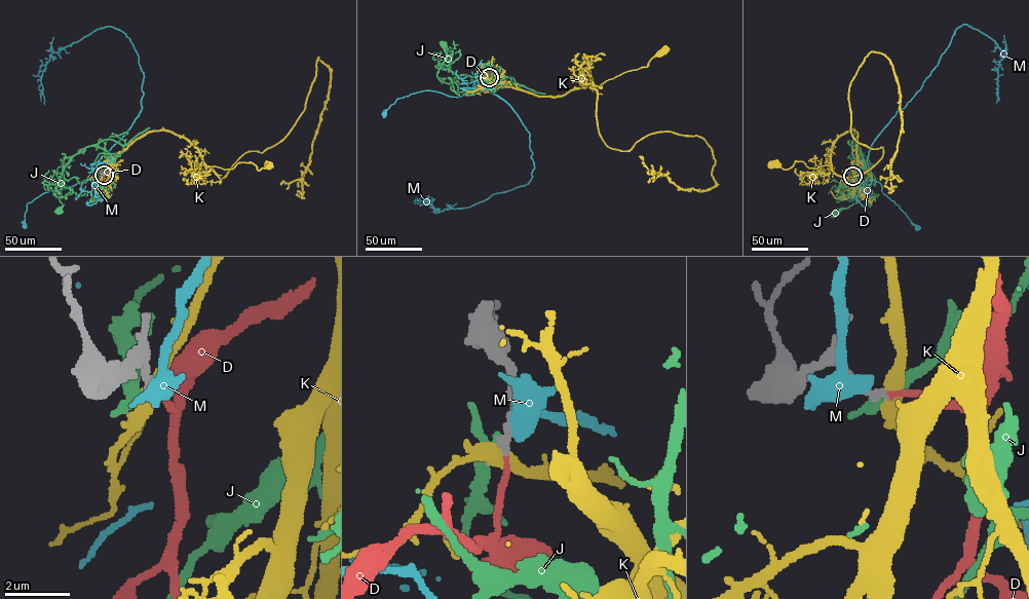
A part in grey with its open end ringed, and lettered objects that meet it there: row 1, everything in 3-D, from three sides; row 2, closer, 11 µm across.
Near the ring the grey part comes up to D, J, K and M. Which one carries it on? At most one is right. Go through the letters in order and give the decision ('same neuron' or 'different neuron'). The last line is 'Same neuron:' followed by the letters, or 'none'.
D: same neuron
J: different neuron
K: different neuron
M: different neuron
Same neuron: D

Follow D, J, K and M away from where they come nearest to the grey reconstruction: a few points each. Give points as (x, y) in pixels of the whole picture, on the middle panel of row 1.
D: (490, 77), (488, 80), (482, 72), (481, 63)
J: (489, 77), (496, 90), (486, 76), (458, 75), (452, 83), (440, 80), (436, 73), (446, 60), (444, 44)
K: (489, 77), (539, 96), (559, 96), (584, 86), (599, 86), (624, 72), (647, 67), (652, 58), (665, 49)
M: (490, 76), (495, 79), (485, 90), (458, 97), (423, 90), (397, 99), (384, 113)

